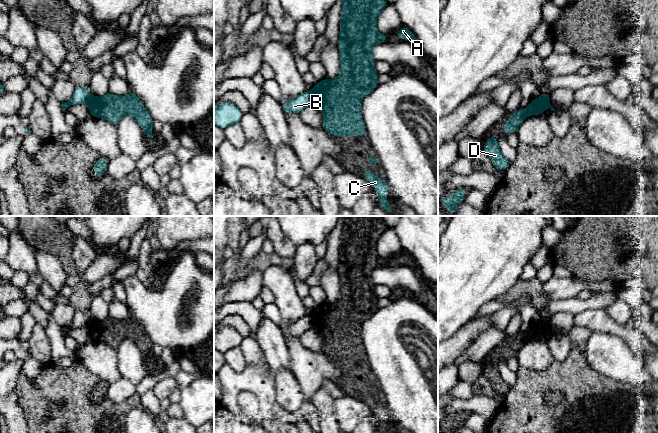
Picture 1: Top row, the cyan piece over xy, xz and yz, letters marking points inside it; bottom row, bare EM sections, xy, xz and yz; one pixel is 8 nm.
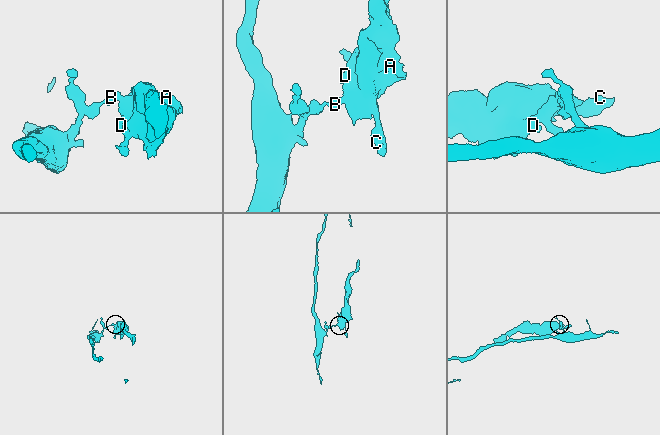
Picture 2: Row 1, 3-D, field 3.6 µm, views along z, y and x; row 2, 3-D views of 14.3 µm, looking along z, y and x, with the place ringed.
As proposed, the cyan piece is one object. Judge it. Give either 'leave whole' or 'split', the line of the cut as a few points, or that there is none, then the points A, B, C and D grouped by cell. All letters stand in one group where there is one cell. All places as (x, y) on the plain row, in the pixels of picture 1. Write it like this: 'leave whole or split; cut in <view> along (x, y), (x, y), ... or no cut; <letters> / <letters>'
split; cut in xz along (310, 315), (314, 326); A C D / B

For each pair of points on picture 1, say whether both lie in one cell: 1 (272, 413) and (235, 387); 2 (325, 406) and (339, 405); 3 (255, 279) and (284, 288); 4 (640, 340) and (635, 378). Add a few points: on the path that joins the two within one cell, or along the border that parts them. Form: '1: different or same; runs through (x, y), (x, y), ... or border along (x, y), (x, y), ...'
1: same; runs through (267, 402), (253, 387), (246, 387)
2: different; border along (333, 399), (333, 415), (337, 422)
3: different; border along (262, 272), (262, 285), (264, 287)
4: different; border along (620, 338), (637, 355)

